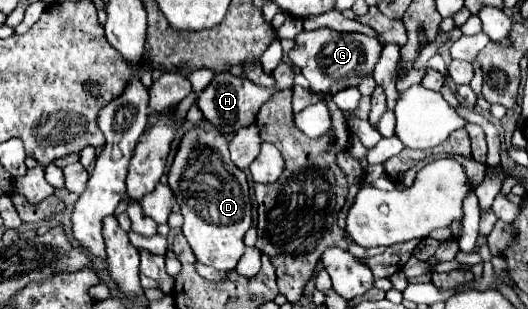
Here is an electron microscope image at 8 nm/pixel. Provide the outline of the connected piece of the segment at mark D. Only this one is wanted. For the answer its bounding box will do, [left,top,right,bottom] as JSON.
[169,120,251,270]

